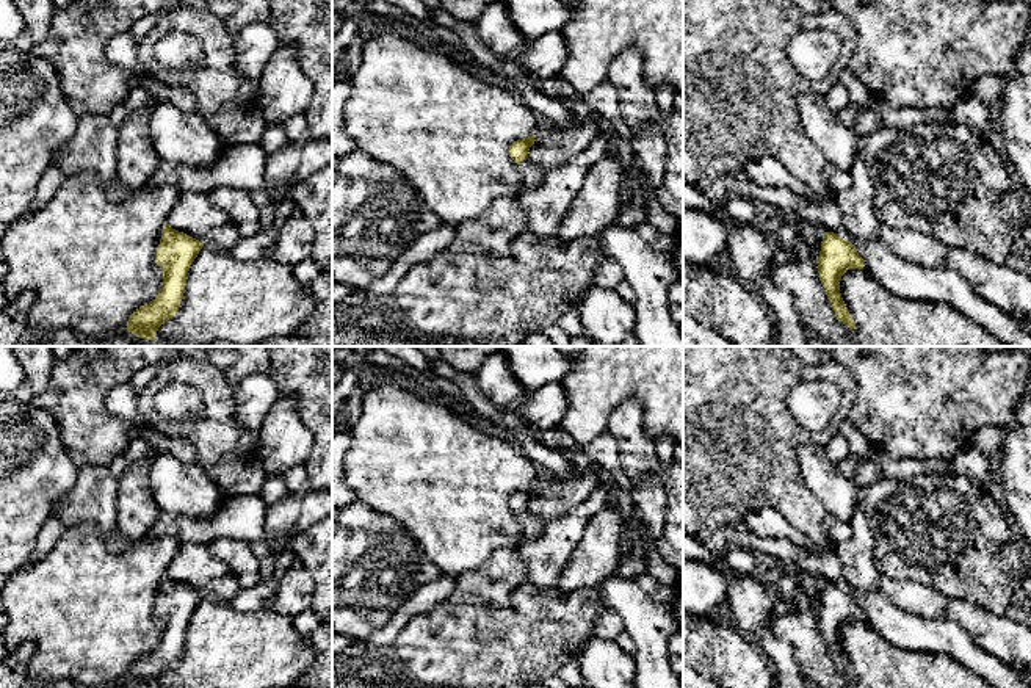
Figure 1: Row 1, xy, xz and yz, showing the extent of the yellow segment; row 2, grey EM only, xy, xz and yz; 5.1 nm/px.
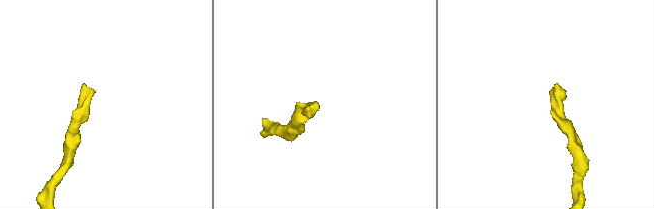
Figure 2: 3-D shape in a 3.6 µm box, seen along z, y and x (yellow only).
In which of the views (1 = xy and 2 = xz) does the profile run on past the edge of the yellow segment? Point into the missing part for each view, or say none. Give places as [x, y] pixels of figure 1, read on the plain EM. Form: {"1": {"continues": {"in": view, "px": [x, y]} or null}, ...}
{"1": {"continues": null}, "2": {"continues": {"in": "xz", "px": [533, 527]}}}

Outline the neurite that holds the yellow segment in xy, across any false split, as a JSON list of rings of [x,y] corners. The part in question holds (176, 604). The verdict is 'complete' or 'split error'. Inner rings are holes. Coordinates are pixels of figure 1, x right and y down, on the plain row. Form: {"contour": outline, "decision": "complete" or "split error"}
{"contour": [[[168,574],[165,575],[155,603],[155,611],[163,621],[163,635],[149,655],[130,666],[125,679],[128,683],[136,688],[155,688],[158,679],[177,664],[188,622],[202,599],[204,596],[199,591],[172,580]]], "decision": "complete"}

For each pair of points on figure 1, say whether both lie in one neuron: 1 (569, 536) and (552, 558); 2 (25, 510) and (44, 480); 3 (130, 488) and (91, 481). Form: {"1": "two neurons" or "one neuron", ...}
{"1": "one neuron", "2": "one neuron", "3": "two neurons"}

